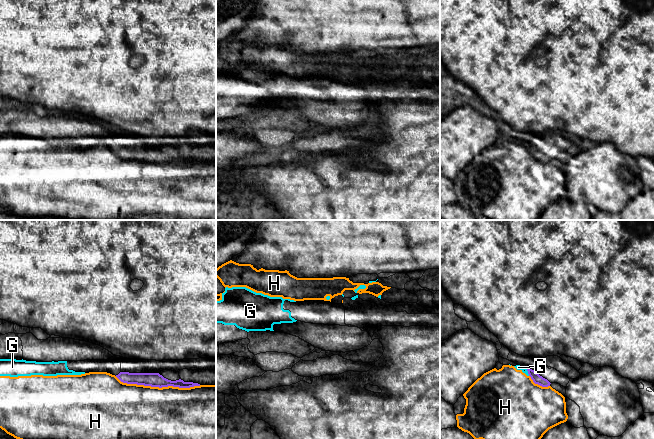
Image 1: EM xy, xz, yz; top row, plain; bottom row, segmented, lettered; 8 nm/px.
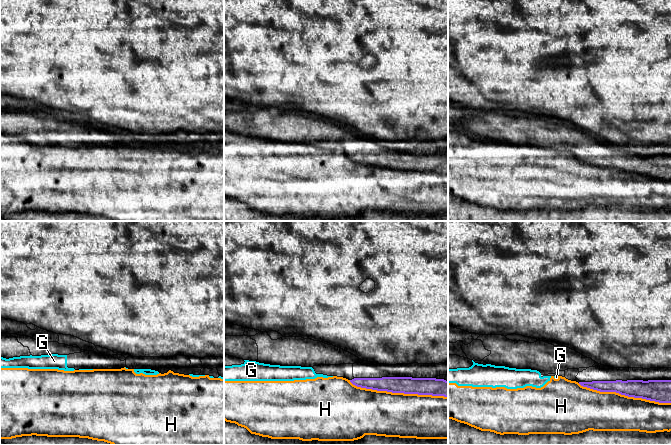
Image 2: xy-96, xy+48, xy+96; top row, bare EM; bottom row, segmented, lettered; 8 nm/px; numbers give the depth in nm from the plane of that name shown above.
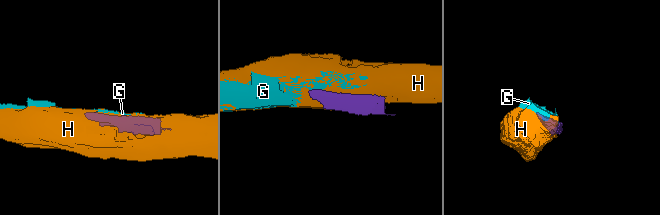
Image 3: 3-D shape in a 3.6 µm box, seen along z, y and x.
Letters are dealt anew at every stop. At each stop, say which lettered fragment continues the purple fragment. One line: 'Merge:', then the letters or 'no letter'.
Merge: no letter

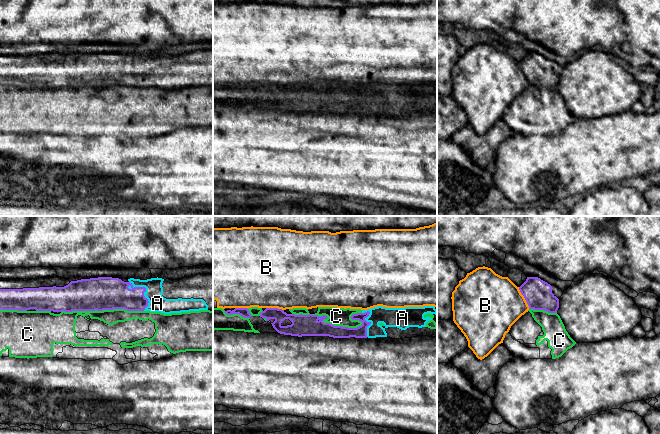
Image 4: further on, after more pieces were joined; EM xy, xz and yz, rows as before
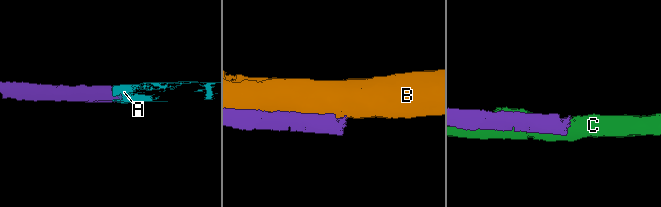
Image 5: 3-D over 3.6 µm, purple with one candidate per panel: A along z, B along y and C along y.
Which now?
Merge: A

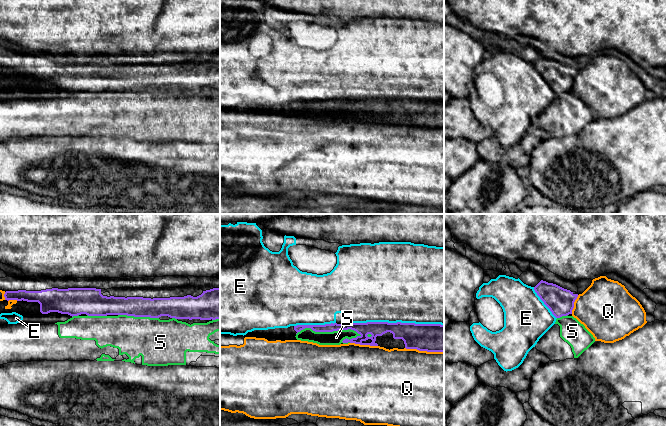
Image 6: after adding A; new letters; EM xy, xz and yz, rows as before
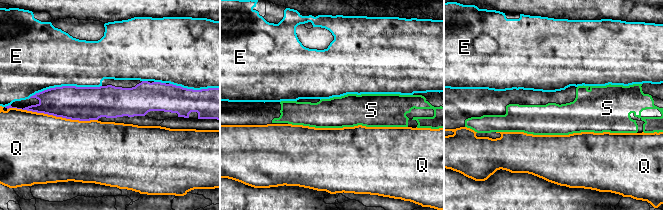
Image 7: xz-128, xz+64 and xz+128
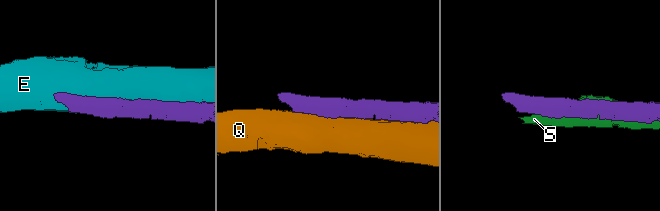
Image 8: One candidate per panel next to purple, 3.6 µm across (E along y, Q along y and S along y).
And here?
Merge: no letter

